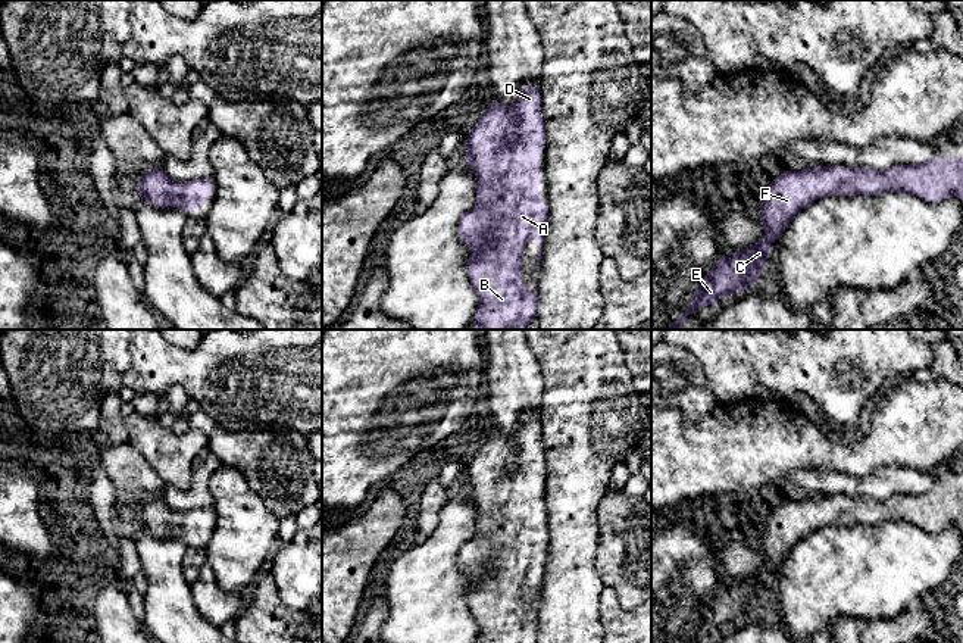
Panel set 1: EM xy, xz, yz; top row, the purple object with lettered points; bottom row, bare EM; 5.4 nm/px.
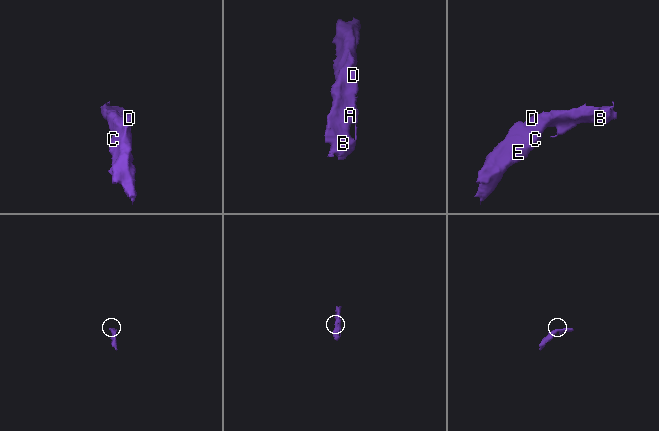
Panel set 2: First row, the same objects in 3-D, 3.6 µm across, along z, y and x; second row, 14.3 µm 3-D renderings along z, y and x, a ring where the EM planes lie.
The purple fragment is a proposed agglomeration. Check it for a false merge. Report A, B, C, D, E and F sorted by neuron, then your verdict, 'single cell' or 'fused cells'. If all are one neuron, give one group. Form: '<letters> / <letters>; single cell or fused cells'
A B C D E F; single cell

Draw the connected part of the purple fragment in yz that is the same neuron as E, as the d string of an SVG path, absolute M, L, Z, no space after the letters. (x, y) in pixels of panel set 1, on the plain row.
M931 487L922 494L895 494L885 502L870 497L807 496L803 502L784 500L766 516L757 550L766 561L763 569L747 578L737 578L734 587L720 583L703 606L685 643L720 631L726 622L740 625L756 612L772 583L770 572L781 566L791 549L812 530L825 525L878 525L904 521L928 533L948 525L963 530L963 487Z

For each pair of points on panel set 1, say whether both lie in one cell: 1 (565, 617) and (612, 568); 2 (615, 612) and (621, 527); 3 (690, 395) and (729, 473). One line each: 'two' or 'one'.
1: two
2: two
3: two

